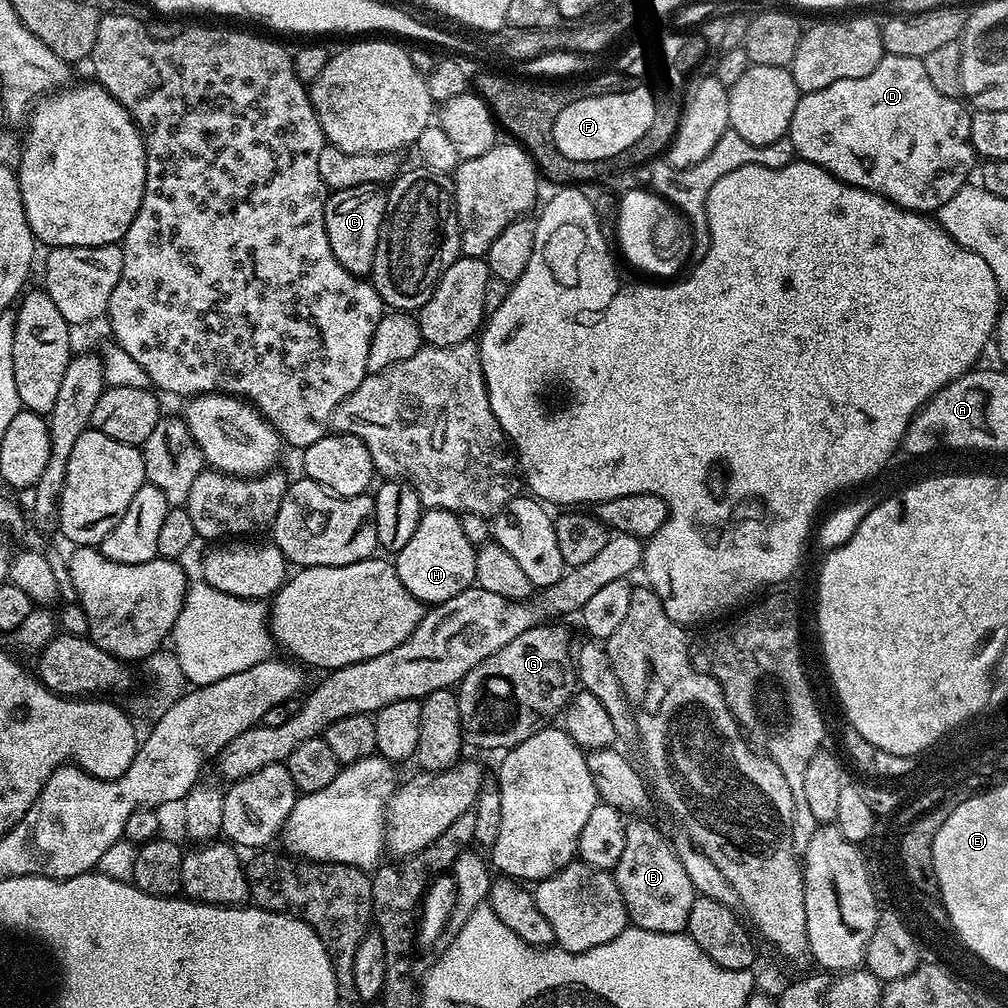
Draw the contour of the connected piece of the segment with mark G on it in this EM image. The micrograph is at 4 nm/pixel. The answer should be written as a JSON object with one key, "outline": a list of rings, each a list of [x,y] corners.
{"outline":[[[545,622],[538,624],[536,627],[526,630],[526,634],[518,634],[518,638],[514,638],[514,642],[506,642],[506,646],[502,646],[502,650],[498,650],[498,654],[494,654],[490,658],[486,658],[486,662],[482,662],[476,668],[472,668],[464,679],[458,685],[458,706],[461,708],[461,730],[463,732],[463,739],[470,745],[477,744],[480,748],[501,748],[507,750],[524,744],[526,738],[530,738],[530,734],[534,734],[538,730],[542,730],[549,723],[551,716],[559,717],[562,709],[567,705],[568,701],[572,699],[574,693],[578,688],[578,681],[576,678],[576,665],[574,663],[574,652],[570,647],[568,649],[568,632],[564,628],[555,628],[557,625],[552,622]]]}

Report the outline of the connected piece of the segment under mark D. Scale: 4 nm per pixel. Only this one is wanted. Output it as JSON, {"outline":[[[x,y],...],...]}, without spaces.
{"outline":[[[885,54],[878,62],[878,66],[866,78],[842,78],[842,82],[834,82],[822,90],[803,93],[800,101],[794,106],[794,118],[788,127],[787,139],[792,140],[791,151],[797,152],[799,159],[805,164],[817,164],[825,172],[831,172],[837,179],[843,180],[845,184],[854,188],[865,188],[868,192],[875,192],[878,196],[885,196],[887,200],[905,212],[918,212],[921,214],[939,213],[940,207],[954,194],[958,194],[969,183],[968,176],[976,162],[975,148],[972,145],[970,136],[970,122],[972,121],[971,111],[961,102],[961,104],[950,98],[948,95],[939,92],[936,84],[932,81],[932,76],[928,73],[929,65],[923,59],[910,56],[894,56]]]}

